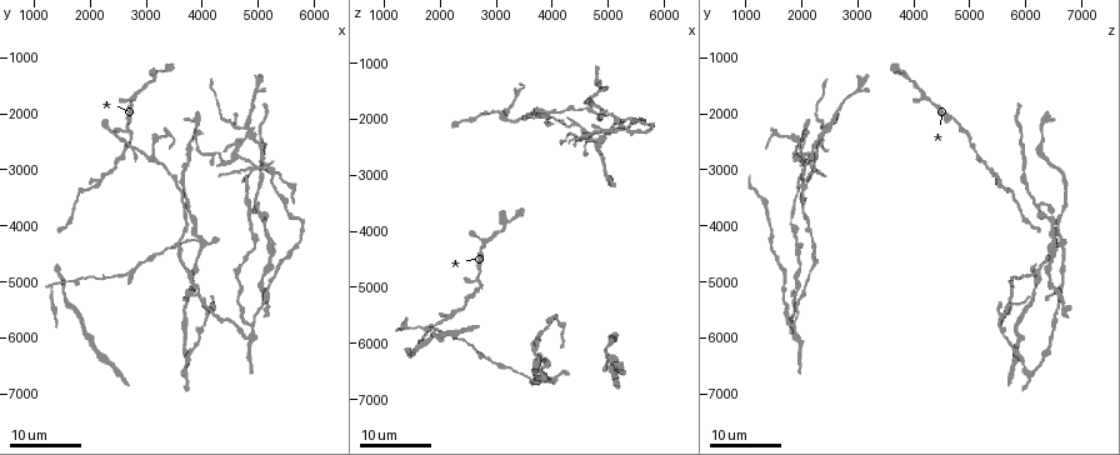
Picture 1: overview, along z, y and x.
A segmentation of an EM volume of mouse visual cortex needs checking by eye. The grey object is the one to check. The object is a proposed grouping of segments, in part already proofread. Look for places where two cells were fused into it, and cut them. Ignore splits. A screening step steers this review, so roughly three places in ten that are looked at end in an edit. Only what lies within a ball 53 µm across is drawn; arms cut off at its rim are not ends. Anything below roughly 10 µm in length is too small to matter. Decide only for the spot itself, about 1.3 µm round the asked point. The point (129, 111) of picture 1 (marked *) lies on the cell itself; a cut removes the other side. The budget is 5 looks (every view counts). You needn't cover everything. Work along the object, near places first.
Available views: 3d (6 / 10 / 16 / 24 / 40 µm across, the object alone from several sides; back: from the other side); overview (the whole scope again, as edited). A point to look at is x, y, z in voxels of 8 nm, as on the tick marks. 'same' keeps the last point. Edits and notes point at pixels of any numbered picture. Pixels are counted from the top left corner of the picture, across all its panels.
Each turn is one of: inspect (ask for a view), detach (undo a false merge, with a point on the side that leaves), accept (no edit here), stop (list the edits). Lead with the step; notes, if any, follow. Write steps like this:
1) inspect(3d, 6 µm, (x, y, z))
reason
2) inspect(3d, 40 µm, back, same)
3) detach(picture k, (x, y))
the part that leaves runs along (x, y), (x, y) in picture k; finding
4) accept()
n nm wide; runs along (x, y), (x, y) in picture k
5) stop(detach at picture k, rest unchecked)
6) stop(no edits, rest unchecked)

inspect(3d, 16 µm, (3900, 4150, 6600))
arms run side by side

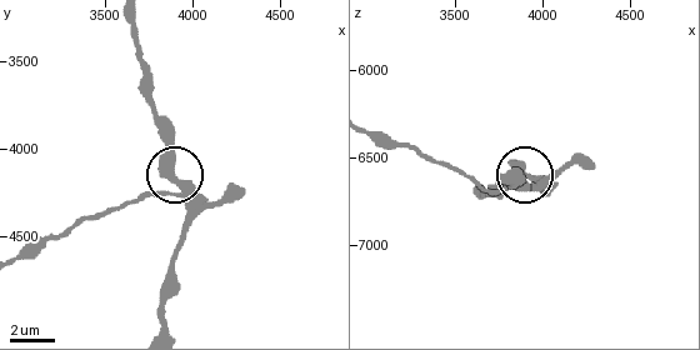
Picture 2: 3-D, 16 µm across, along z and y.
inspect(3d, 10 µm, (3920, 4180, 6580))

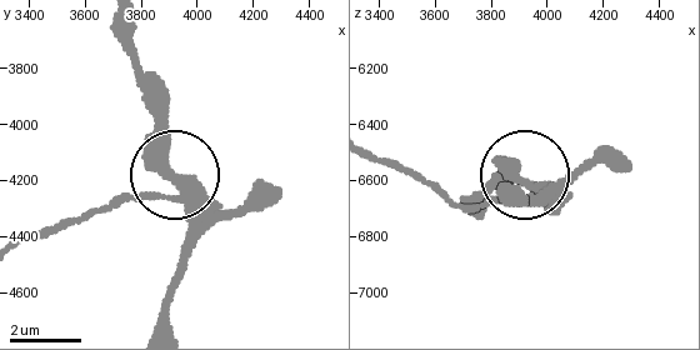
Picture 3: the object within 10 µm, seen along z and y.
detach(picture 3, (128, 201))
the part that leaves runs along (180, 199), (120, 199), (23, 235) in picture 3; a second cell is stuck on

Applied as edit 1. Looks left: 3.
inspect(3d, 24 µm, (5000, 3650, 6250))
three arms meet

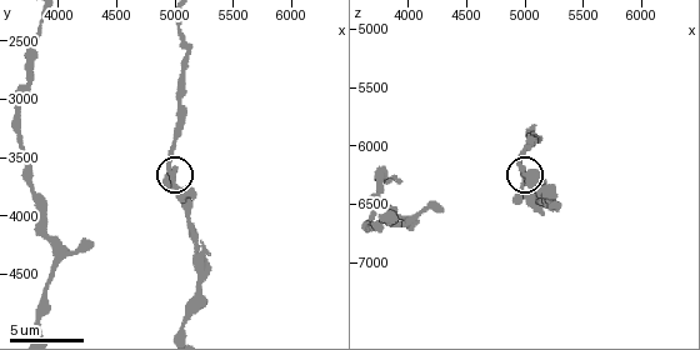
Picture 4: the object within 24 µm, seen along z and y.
inspect(3d, 6 µm, (4980, 3660, 6200))

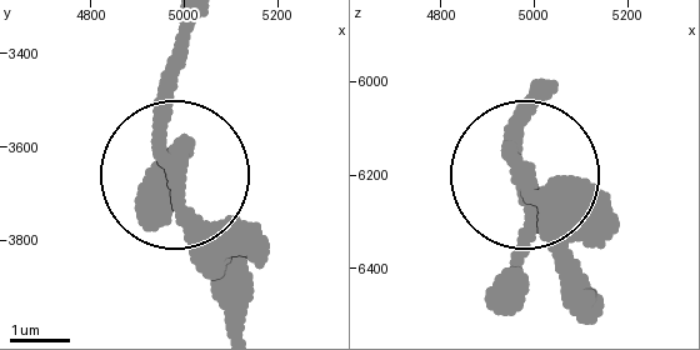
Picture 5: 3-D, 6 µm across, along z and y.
accept()
one cell here

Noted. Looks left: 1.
stop(detach at picture 3, rest unchecked)

